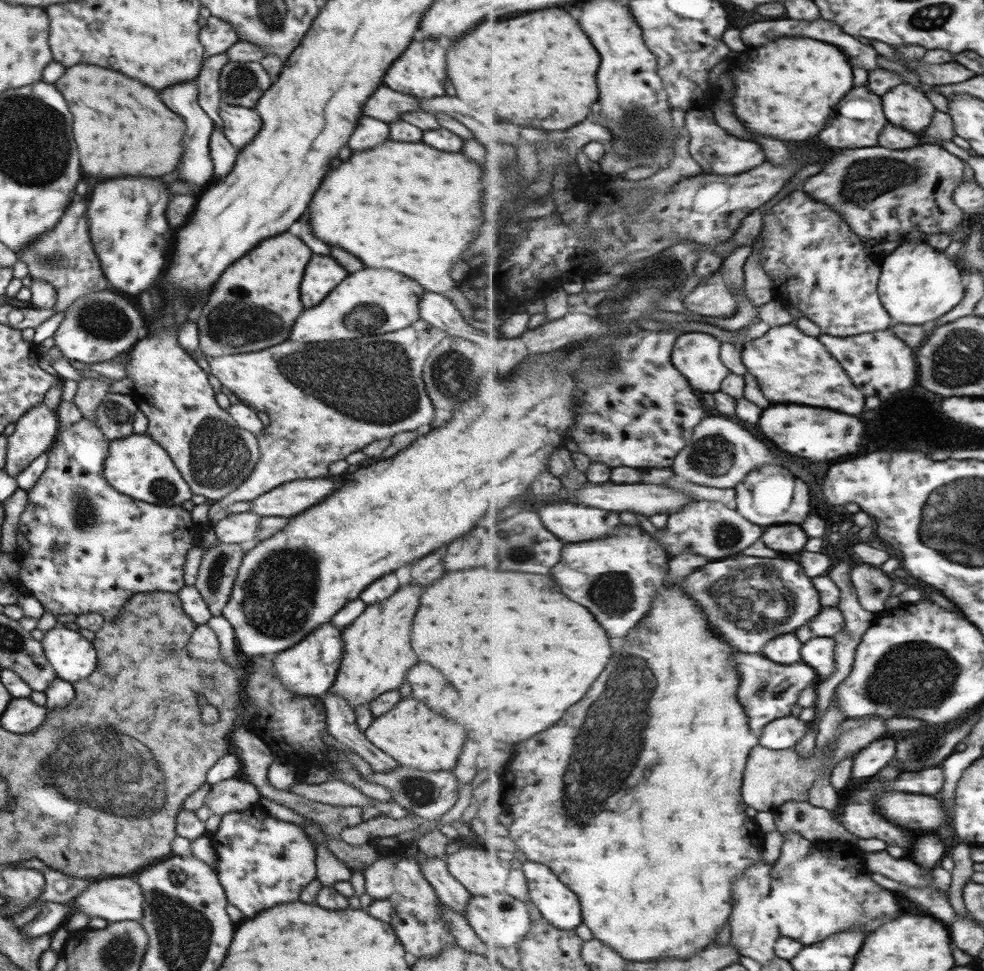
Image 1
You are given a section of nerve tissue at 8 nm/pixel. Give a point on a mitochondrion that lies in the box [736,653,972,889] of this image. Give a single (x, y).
(760, 687)

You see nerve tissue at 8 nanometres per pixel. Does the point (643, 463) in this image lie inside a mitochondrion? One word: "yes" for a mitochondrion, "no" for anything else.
no

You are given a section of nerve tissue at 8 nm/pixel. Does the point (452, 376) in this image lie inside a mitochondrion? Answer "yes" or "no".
yes

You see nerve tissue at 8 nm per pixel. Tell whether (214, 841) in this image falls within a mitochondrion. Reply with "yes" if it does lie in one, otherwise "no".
no

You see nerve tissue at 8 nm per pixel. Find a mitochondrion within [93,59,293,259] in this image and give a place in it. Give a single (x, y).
(241, 81)

